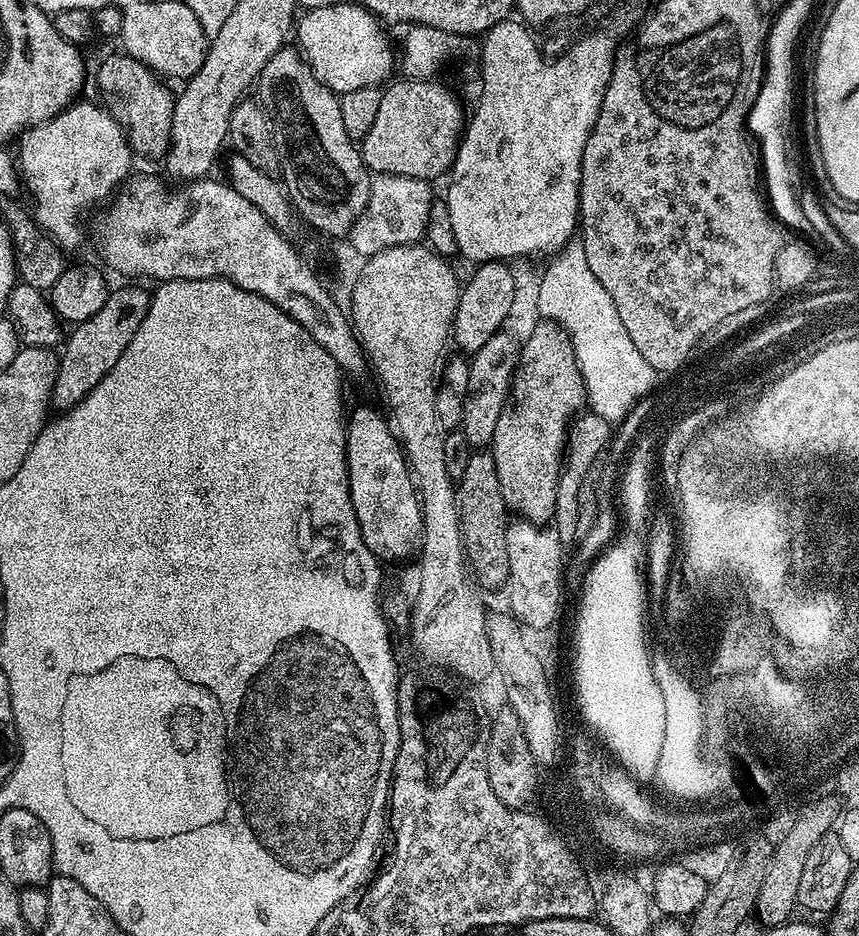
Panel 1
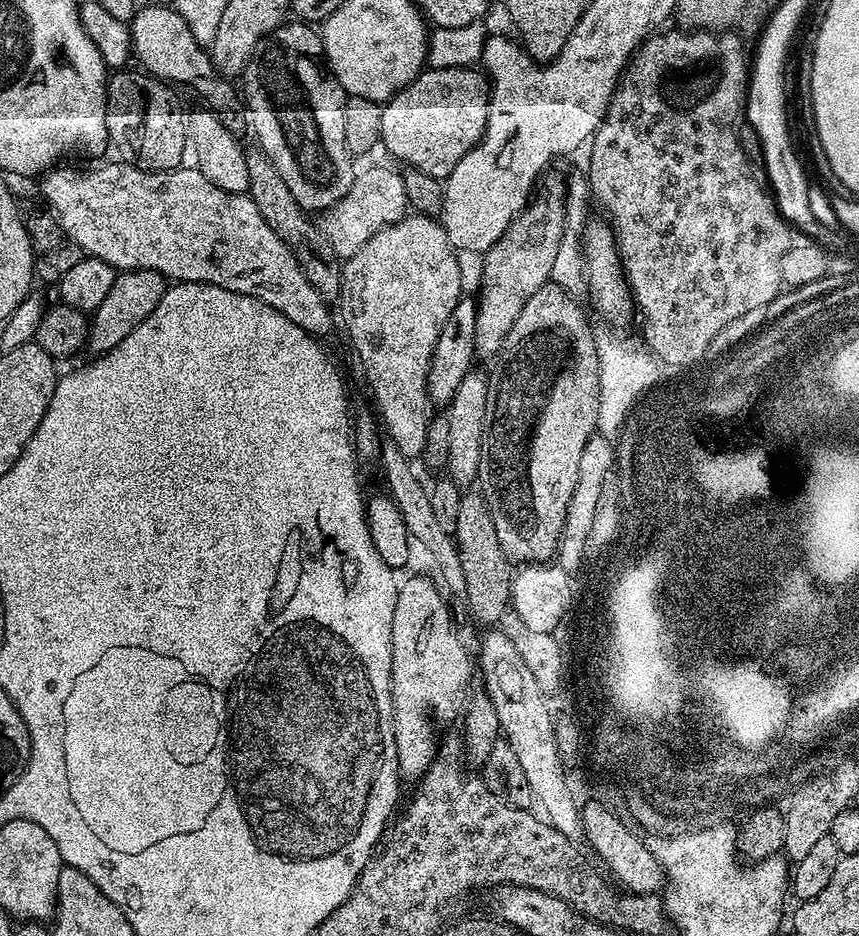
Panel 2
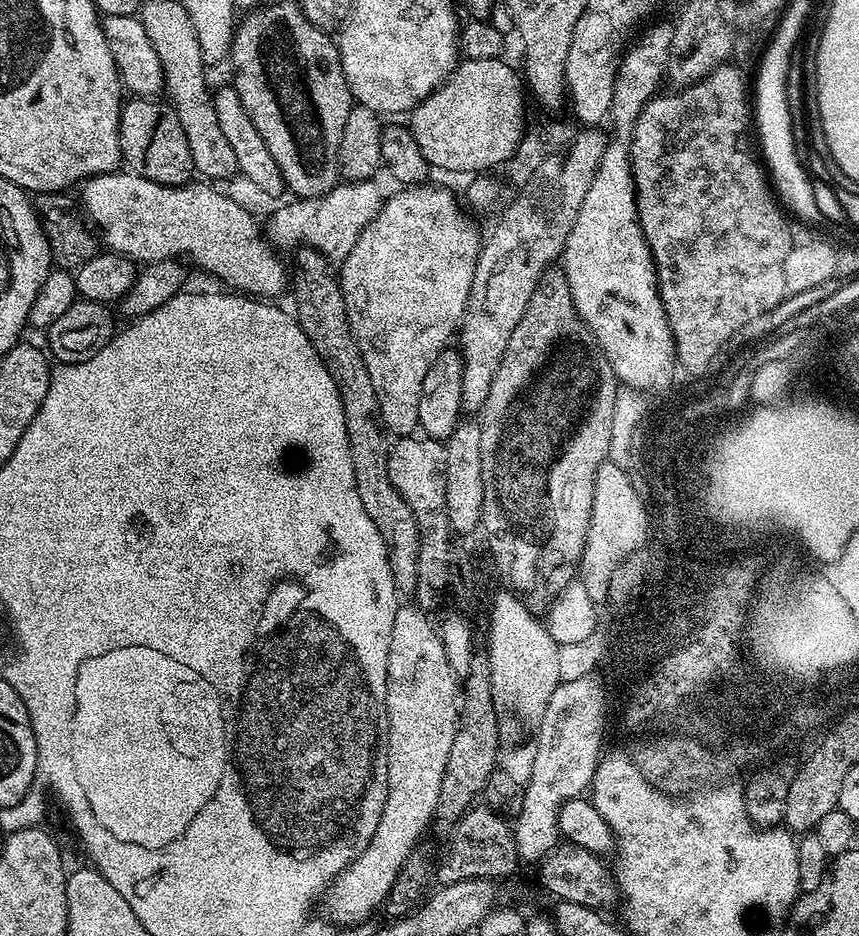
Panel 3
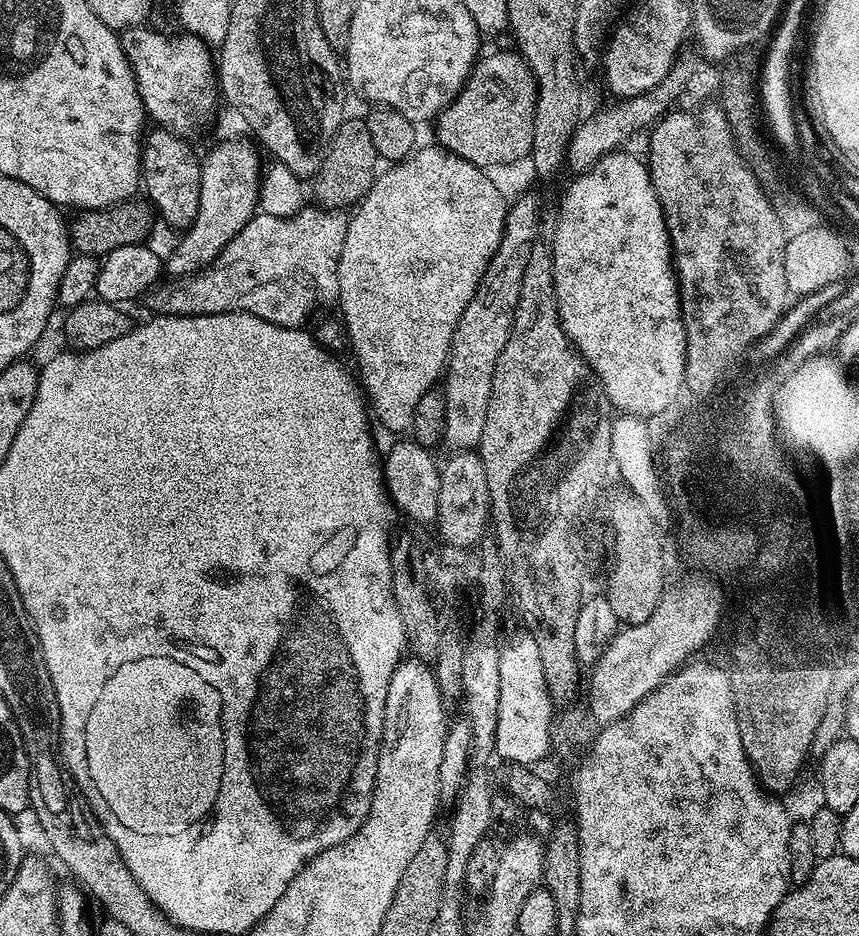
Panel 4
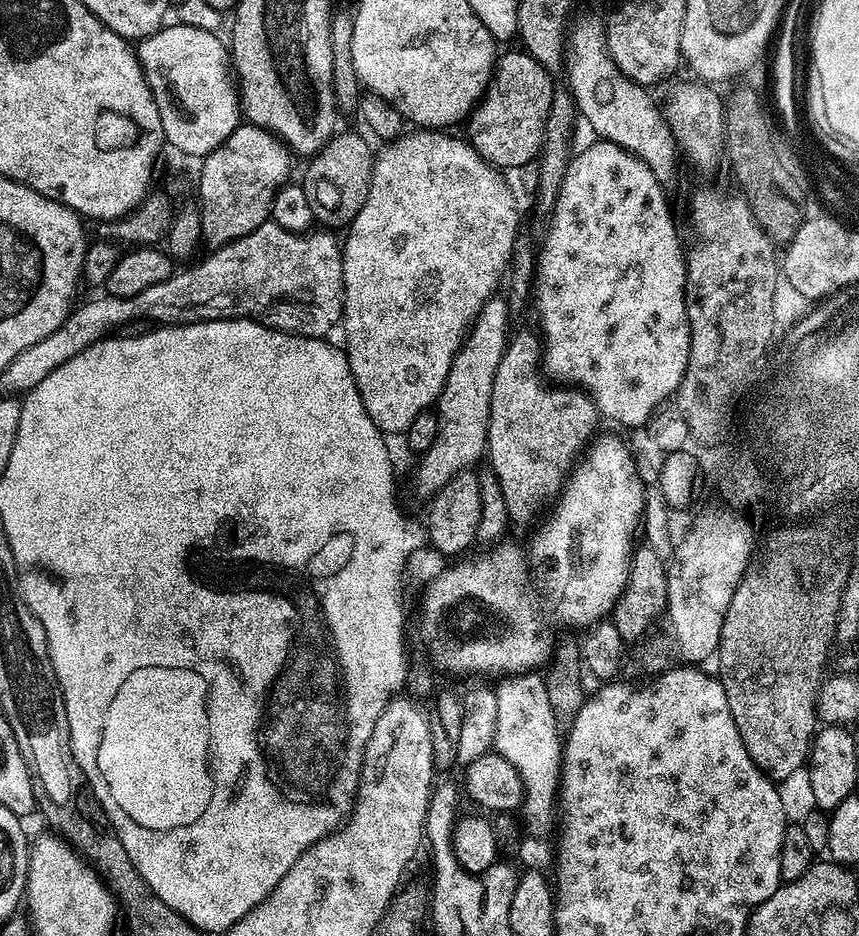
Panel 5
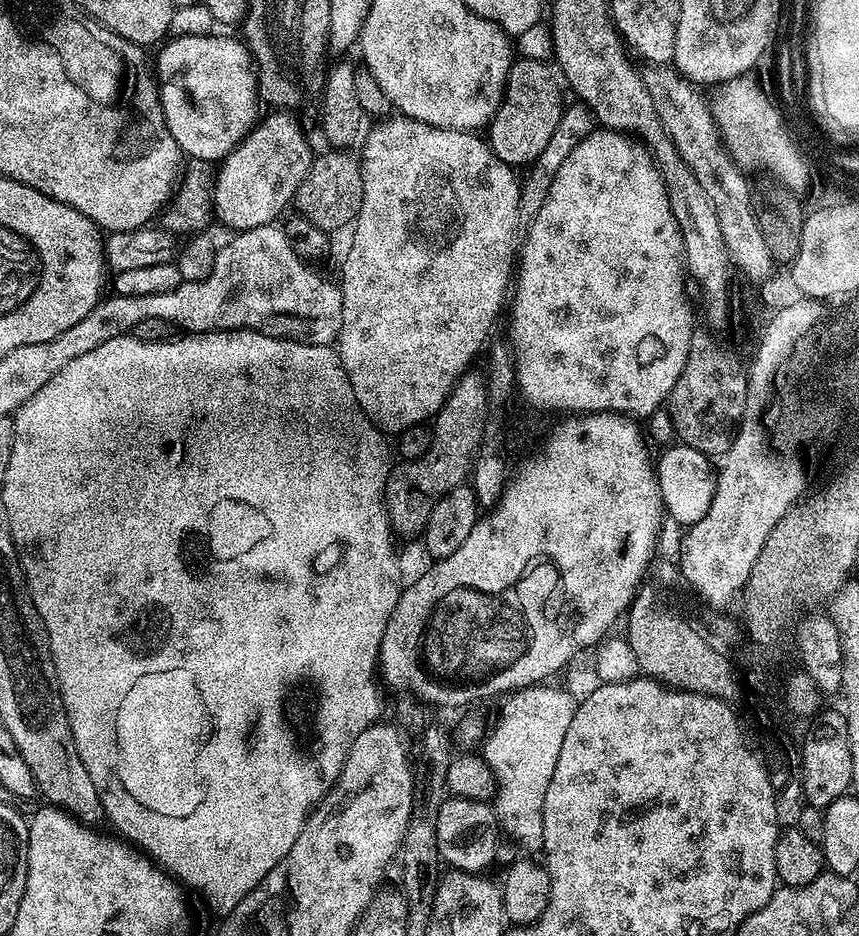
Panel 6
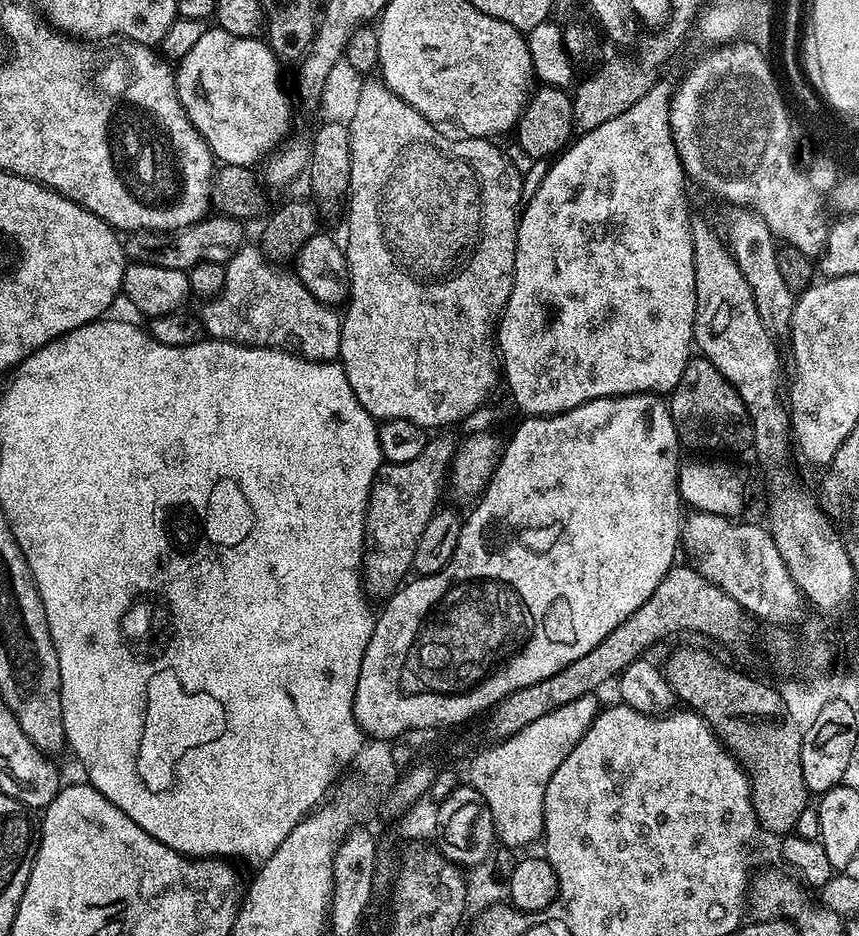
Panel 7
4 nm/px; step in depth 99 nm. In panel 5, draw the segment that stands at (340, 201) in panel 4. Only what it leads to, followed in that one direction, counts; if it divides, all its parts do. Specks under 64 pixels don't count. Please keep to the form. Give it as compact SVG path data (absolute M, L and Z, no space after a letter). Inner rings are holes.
M337 131L331 140L325 142L324 147L307 161L308 169L304 172L302 183L306 190L306 202L310 202L313 221L322 223L329 229L343 229L352 223L352 219L362 210L362 202L366 202L368 187L372 185L372 162L374 148L371 148L356 132Z

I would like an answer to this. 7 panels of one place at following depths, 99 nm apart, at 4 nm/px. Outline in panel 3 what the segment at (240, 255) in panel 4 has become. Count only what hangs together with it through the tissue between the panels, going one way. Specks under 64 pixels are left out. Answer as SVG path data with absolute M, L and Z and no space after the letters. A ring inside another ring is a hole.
M353 180L337 183L336 187L324 196L305 196L303 198L292 198L289 201L289 204L282 205L269 218L268 228L266 224L267 239L280 250L283 250L282 248L295 250L301 246L313 248L322 253L328 259L329 264L339 266L344 263L344 259L350 254L350 250L354 250L354 242L358 242L362 230L366 230L368 223L379 214L382 195L380 196L380 188L376 182Z

